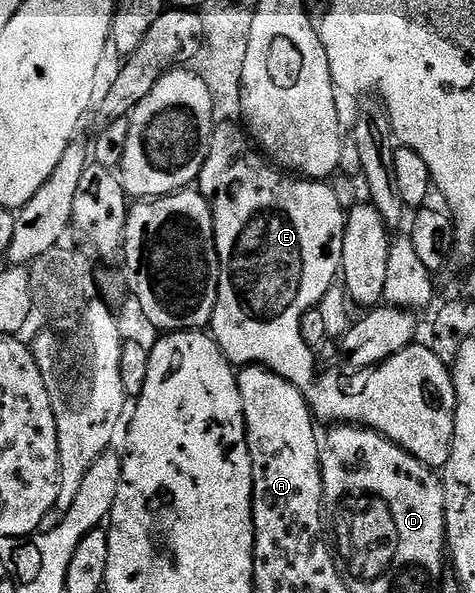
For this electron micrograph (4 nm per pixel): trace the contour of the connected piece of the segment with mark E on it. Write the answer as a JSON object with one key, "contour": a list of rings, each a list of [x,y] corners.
{"contour":[[[220,123],[212,130],[210,151],[206,155],[206,163],[202,167],[198,178],[198,191],[211,204],[212,218],[216,220],[214,231],[216,232],[216,250],[220,256],[220,286],[218,287],[218,303],[214,307],[210,333],[211,336],[216,338],[216,342],[220,344],[220,349],[224,356],[232,362],[233,366],[262,365],[265,369],[273,369],[280,377],[285,377],[287,381],[294,383],[296,387],[306,394],[313,418],[317,422],[351,423],[353,425],[362,425],[366,429],[373,429],[384,437],[390,438],[394,444],[403,447],[407,453],[414,455],[431,469],[443,470],[444,466],[448,464],[452,454],[452,444],[454,443],[456,385],[452,381],[452,369],[435,354],[432,347],[427,344],[424,346],[419,345],[419,343],[413,343],[408,348],[398,351],[394,356],[386,358],[379,365],[357,372],[352,375],[354,377],[350,378],[349,381],[344,377],[339,377],[336,373],[324,373],[321,377],[316,377],[316,357],[312,354],[315,352],[313,346],[307,345],[302,339],[300,324],[302,323],[302,315],[306,315],[306,311],[317,308],[328,289],[337,284],[338,274],[341,272],[340,264],[342,263],[342,247],[344,246],[346,208],[339,203],[331,184],[325,183],[323,180],[305,179],[303,176],[293,175],[291,172],[277,167],[253,144],[249,134],[239,124]]]}

